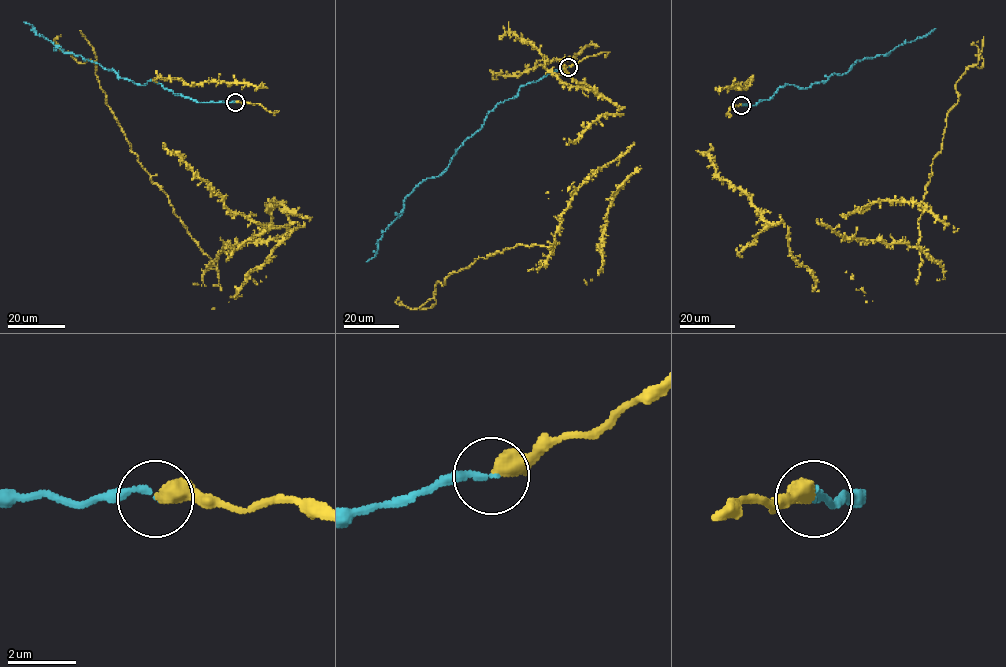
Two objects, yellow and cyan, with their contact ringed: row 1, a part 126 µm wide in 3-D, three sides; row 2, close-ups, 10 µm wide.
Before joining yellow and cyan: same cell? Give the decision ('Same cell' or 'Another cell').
Same cell

